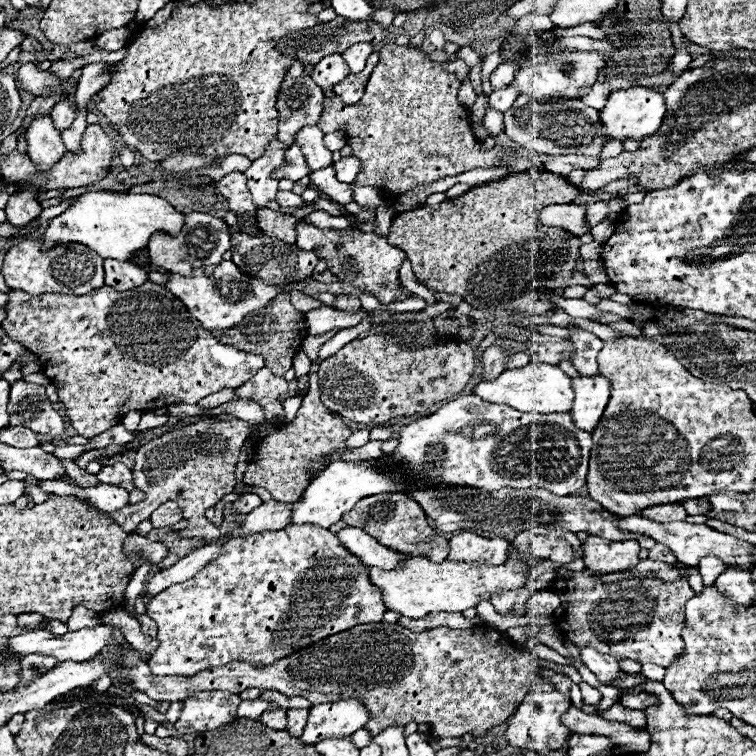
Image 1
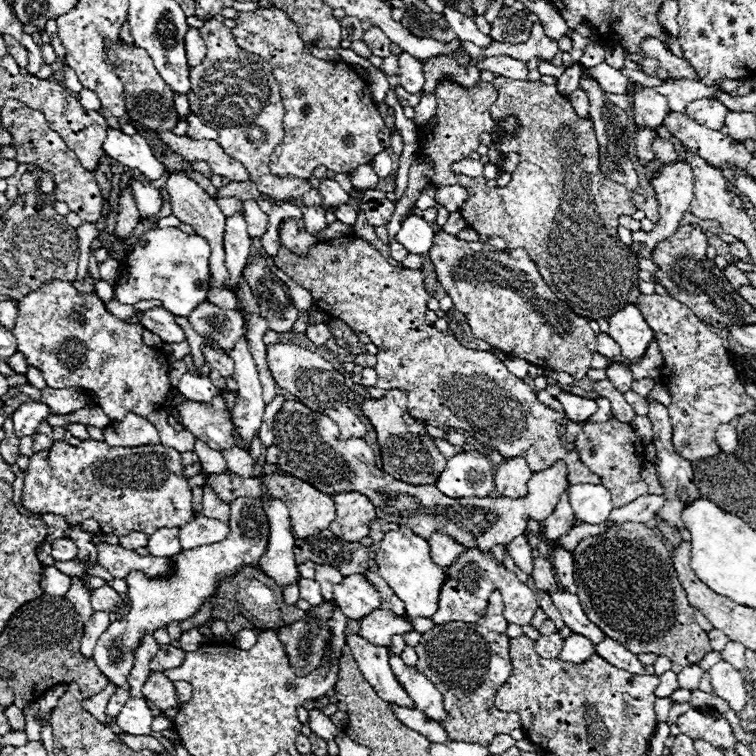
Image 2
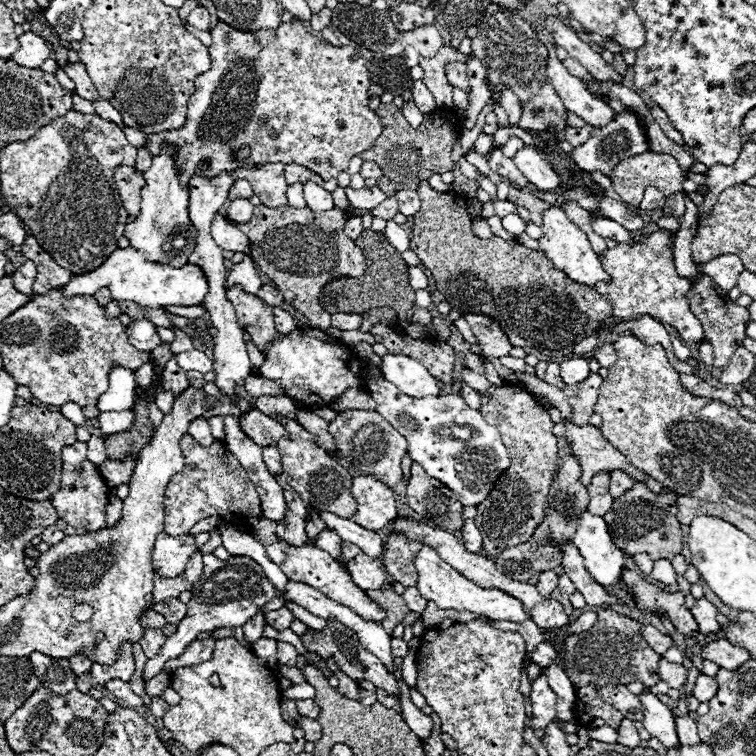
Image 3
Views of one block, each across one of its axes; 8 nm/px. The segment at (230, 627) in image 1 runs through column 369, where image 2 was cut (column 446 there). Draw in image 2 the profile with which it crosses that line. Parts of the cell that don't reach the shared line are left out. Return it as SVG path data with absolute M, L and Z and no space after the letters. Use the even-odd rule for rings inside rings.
M466 548L464 554L458 556L454 564L446 568L448 578L444 580L438 596L438 612L430 618L432 624L448 624L448 622L476 622L486 614L488 598L494 590L502 594L504 602L504 616L508 624L530 624L538 602L534 592L522 584L512 570L506 570L502 564L494 560L490 552L482 552L478 548Z

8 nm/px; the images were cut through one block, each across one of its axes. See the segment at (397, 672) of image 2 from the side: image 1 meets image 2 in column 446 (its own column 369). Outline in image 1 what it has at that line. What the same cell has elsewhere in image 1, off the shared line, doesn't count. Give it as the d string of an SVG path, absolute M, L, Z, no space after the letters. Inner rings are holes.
M358 700L320 704L310 710L310 718L300 740L306 746L316 746L326 738L346 738L350 732L360 730L368 718L368 710Z

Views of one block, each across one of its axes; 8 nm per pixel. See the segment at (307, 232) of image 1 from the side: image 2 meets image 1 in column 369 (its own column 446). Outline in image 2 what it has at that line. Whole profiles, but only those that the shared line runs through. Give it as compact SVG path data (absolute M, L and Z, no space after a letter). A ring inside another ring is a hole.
M444 230L436 232L434 248L430 248L430 260L436 268L438 282L452 298L454 308L462 312L472 328L472 334L492 346L498 346L510 358L522 358L534 366L550 368L556 372L566 372L574 380L586 378L590 370L590 360L596 354L596 336L588 326L586 318L576 316L570 306L556 298L556 294L544 284L536 264L522 250L496 250L486 242L464 242Z

